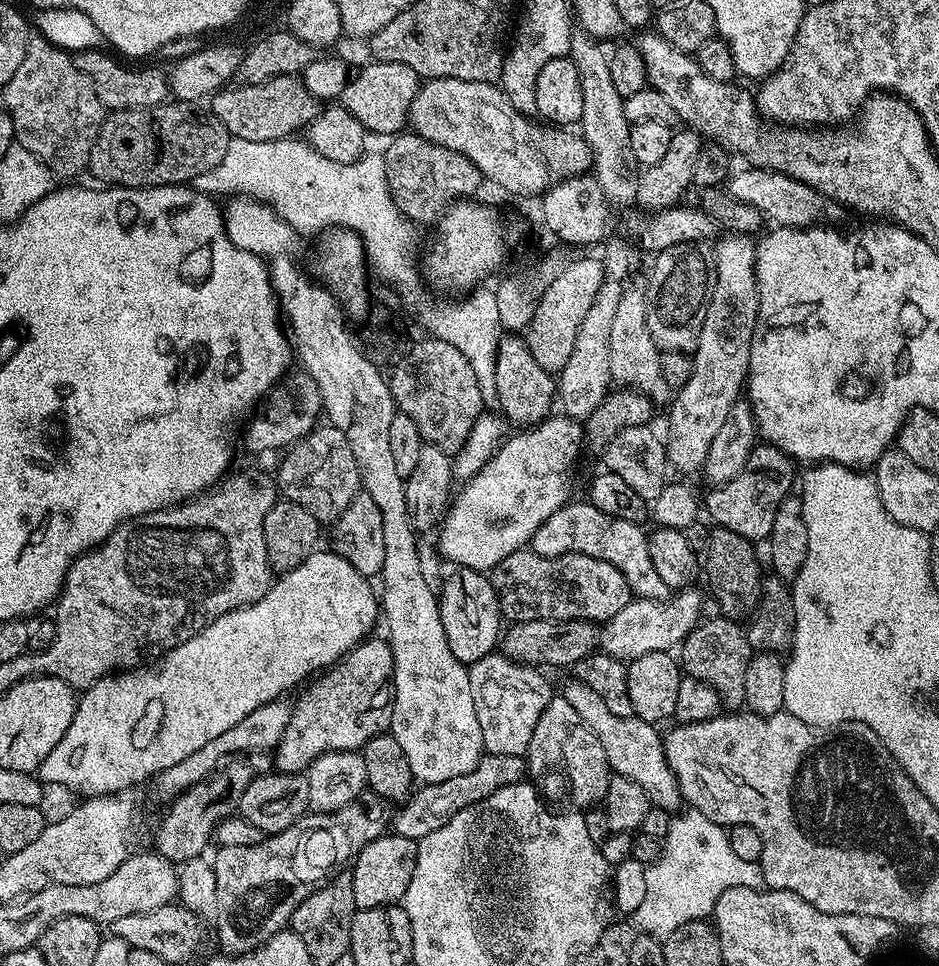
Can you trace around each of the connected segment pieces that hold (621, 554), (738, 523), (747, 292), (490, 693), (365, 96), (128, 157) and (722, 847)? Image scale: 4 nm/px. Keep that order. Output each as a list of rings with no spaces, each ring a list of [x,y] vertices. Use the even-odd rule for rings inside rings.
[[[569,502],[563,504],[554,514],[550,514],[550,518],[546,518],[532,535],[531,551],[546,558],[564,556],[568,552],[602,558],[602,562],[610,562],[610,566],[622,570],[626,586],[630,586],[633,597],[642,600],[669,599],[670,589],[655,572],[654,561],[650,558],[648,532],[641,525],[626,522],[626,518],[614,518],[614,514],[605,514],[590,502],[583,503]]]
[[[767,442],[757,443],[752,457],[746,462],[742,474],[730,482],[711,489],[706,500],[706,516],[713,525],[734,530],[734,534],[742,534],[742,538],[753,542],[767,541],[774,530],[774,514],[778,514],[778,506],[793,491],[798,480],[798,468],[792,457],[787,456]]]
[[[728,234],[725,240],[720,240],[713,249],[713,283],[711,290],[711,298],[708,299],[706,306],[706,322],[702,322],[702,334],[698,338],[698,346],[696,351],[691,353],[692,373],[690,374],[690,382],[686,382],[686,386],[682,386],[675,393],[674,399],[671,401],[672,409],[668,412],[668,436],[666,435],[666,460],[669,465],[672,464],[680,472],[696,472],[699,473],[703,469],[706,462],[706,454],[710,454],[710,442],[714,442],[719,428],[726,422],[726,417],[730,415],[730,410],[736,405],[736,401],[741,399],[742,393],[746,388],[748,379],[748,367],[750,366],[750,346],[754,338],[754,330],[756,329],[756,319],[758,318],[758,304],[760,301],[760,293],[757,290],[756,280],[756,246],[757,241],[748,234]]]
[[[493,654],[474,662],[468,668],[470,691],[474,698],[474,710],[478,710],[478,726],[482,726],[482,742],[487,754],[510,754],[524,756],[530,746],[530,738],[534,735],[534,726],[538,726],[538,718],[542,718],[542,710],[552,701],[554,689],[548,685],[544,676],[539,676],[535,667],[520,664],[503,654]]]
[[[385,60],[368,62],[357,76],[355,73],[349,79],[344,88],[342,107],[354,114],[369,133],[377,132],[383,138],[391,138],[405,131],[408,111],[412,108],[421,83],[422,77],[410,70],[410,66]]]
[[[165,102],[153,108],[113,111],[104,121],[94,150],[90,150],[87,171],[93,172],[101,185],[122,188],[194,182],[222,162],[230,137],[216,116],[192,108],[188,102]]]
[[[696,809],[685,810],[672,818],[659,859],[646,867],[646,894],[634,914],[636,927],[657,938],[674,934],[682,922],[711,917],[718,898],[734,886],[765,887],[761,863],[745,861],[736,855],[723,825],[710,822]]]

